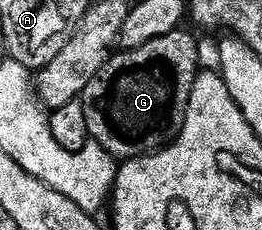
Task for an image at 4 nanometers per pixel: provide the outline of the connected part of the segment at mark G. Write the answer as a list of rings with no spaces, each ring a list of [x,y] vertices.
[[[179,27],[168,35],[160,35],[160,39],[152,39],[135,49],[115,52],[80,94],[84,116],[88,119],[90,141],[104,147],[104,151],[108,151],[111,157],[118,159],[121,158],[121,153],[130,152],[134,155],[149,155],[166,148],[180,135],[186,122],[194,81],[200,72],[198,41],[184,30],[185,28]]]

